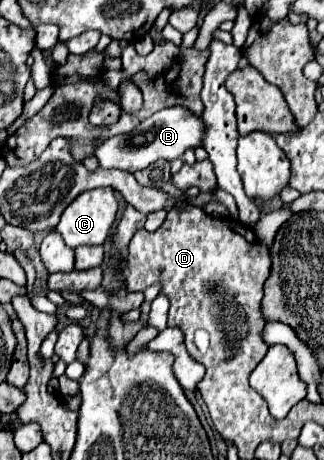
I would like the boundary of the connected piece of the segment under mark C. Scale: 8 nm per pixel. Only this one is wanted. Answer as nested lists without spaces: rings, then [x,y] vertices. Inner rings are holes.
[[[112,187],[84,191],[80,197],[76,197],[70,203],[70,207],[66,207],[66,211],[62,213],[60,223],[54,227],[54,231],[58,231],[64,239],[64,243],[72,249],[82,247],[82,245],[102,245],[110,233],[110,227],[114,225],[116,211],[118,211],[118,203],[116,203]]]

